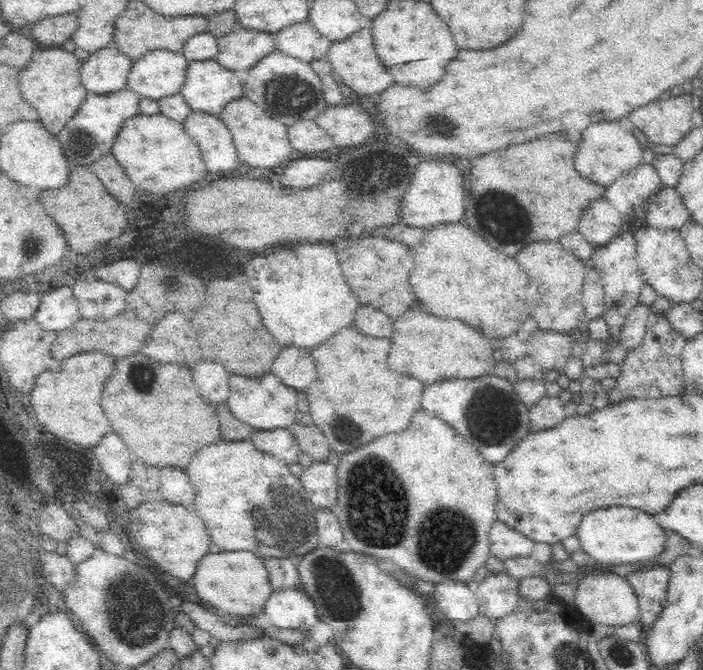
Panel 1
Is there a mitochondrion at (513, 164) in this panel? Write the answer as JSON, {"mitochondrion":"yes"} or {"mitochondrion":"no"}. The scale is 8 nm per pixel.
{"mitochondrion":"no"}

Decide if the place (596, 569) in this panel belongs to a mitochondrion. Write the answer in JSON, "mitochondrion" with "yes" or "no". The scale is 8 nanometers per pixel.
{"mitochondrion":"no"}

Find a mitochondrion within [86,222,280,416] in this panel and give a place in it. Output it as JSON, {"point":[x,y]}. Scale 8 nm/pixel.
{"point":[142,380]}

